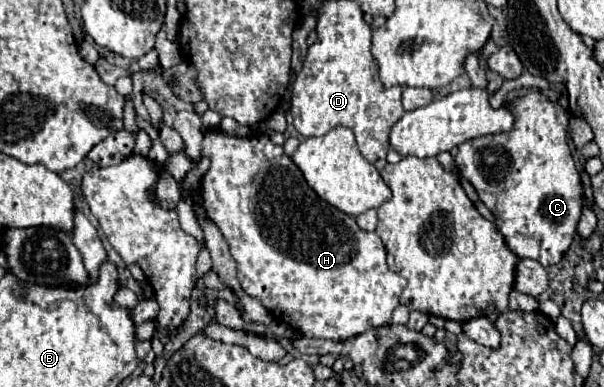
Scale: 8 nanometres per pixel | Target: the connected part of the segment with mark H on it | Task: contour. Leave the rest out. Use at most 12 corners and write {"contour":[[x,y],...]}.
{"contour":[[206,130],[242,290],[306,338],[388,324],[376,232],[272,144]]}

